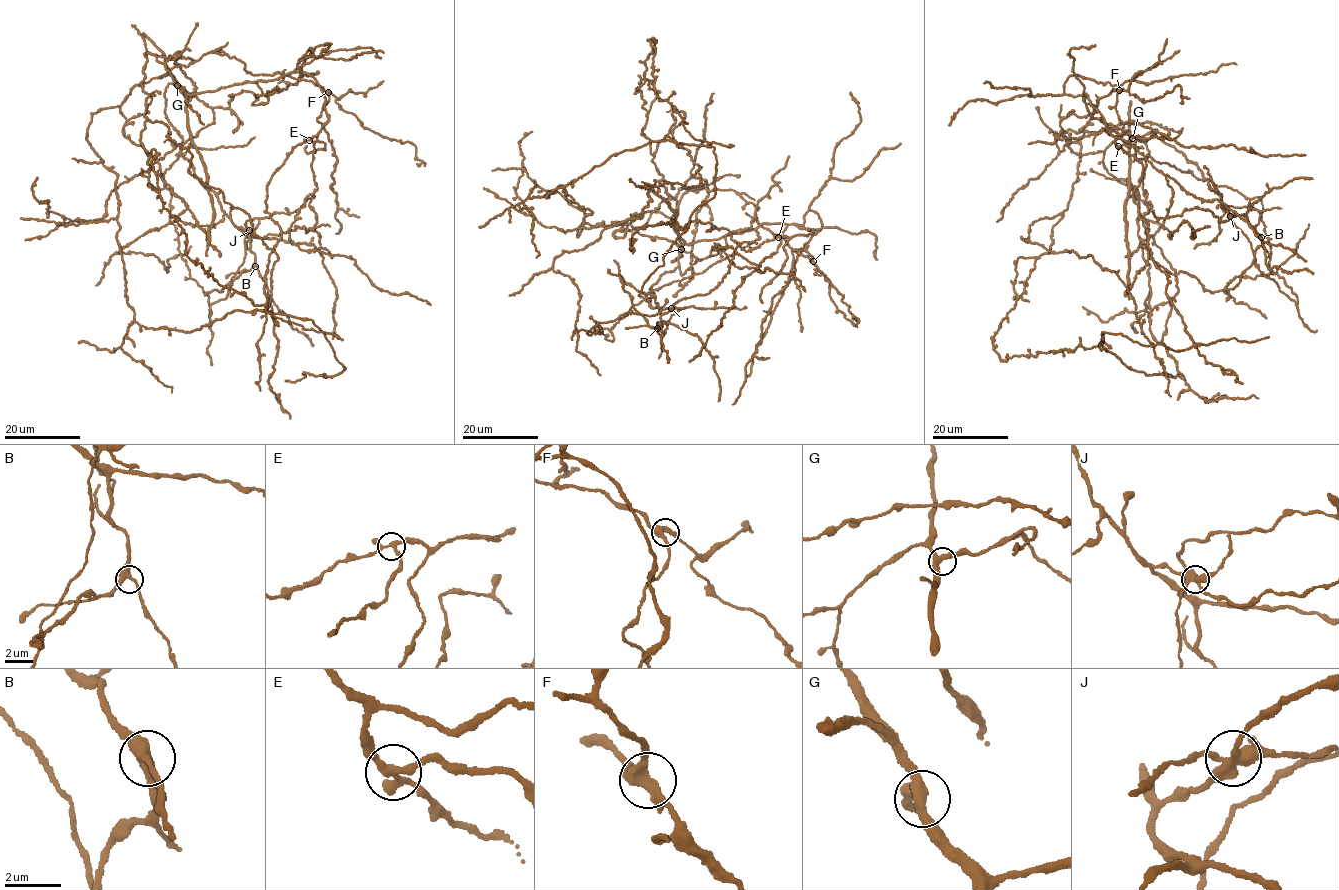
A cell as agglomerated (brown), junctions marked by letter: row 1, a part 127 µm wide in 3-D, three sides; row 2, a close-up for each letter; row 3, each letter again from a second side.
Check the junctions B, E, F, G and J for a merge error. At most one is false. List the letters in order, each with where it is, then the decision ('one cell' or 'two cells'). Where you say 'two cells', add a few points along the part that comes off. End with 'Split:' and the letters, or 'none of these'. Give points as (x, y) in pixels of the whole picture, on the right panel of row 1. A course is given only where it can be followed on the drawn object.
B: (1261, 237) | one cell
E: (1118, 146) | one cell
F: (1119, 90) | one cell
G: (1132, 138) | one cell
J: (1230, 216) | two cells | (1230, 216), (1251, 243), (1258, 270), (1297, 303), (1283, 278), (1270, 270), (1261, 200), (1198, 179), (1146, 154)
Split: J

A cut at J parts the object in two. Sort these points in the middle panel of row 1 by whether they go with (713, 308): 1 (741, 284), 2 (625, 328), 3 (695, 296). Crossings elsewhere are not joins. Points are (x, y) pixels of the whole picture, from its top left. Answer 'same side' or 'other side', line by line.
1: other side
2: other side
3: other side

